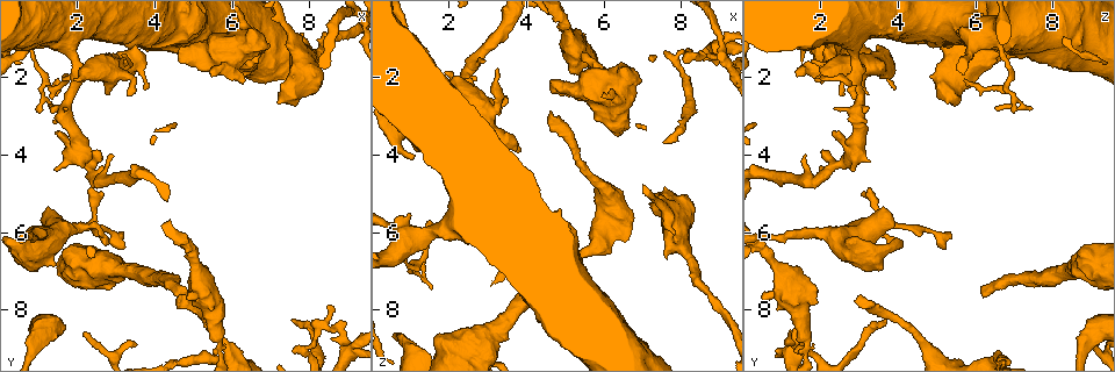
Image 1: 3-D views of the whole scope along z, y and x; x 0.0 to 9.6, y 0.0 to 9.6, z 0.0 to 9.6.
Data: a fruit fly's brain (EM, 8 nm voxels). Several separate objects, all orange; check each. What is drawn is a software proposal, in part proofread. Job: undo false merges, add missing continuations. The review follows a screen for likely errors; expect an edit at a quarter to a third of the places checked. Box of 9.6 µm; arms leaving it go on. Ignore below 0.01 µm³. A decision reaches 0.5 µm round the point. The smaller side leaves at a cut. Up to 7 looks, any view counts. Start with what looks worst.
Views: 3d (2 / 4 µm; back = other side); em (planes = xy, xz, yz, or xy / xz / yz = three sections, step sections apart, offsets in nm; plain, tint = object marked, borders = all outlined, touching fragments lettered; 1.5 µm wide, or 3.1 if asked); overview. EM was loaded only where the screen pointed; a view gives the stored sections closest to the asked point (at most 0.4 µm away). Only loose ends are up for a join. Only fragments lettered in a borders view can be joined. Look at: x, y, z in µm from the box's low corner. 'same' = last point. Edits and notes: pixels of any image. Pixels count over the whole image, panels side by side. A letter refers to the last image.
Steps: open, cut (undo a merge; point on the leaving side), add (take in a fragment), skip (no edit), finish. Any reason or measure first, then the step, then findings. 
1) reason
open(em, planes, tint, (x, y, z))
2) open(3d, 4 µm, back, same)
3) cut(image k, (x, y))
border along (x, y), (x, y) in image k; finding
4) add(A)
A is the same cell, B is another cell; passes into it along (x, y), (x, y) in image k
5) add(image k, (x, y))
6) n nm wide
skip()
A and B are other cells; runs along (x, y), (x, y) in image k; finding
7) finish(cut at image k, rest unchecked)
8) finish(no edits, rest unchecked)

branch stops here
open(em, xz, step 8, borders, (4.55, 7.80, 2.95))

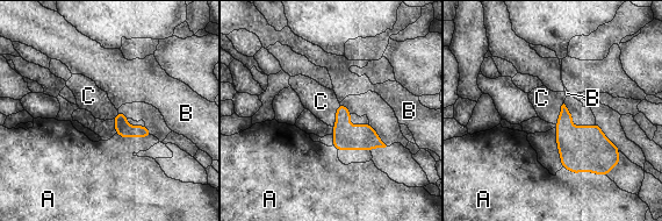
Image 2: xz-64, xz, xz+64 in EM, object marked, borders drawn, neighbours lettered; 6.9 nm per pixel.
open(em, yz, step 8, borders, same)

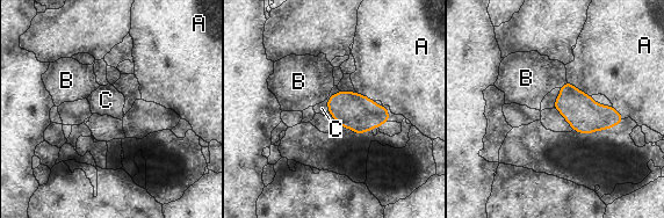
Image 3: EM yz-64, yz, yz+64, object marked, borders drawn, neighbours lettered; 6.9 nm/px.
add(C)
C is the same cell, A and B are other cells; passes into it along (358, 113), (329, 100), (322, 108) in image 3; the neuron continues

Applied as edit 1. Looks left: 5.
open(overview)

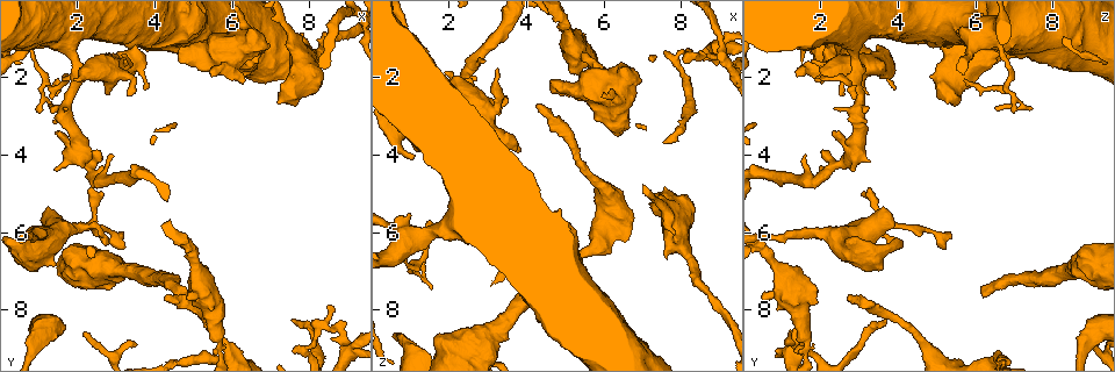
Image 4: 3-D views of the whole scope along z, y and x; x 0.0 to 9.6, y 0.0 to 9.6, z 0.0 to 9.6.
branch stops here
open(em, xz, step 8, borders, (4.80, 7.40, 6.20))

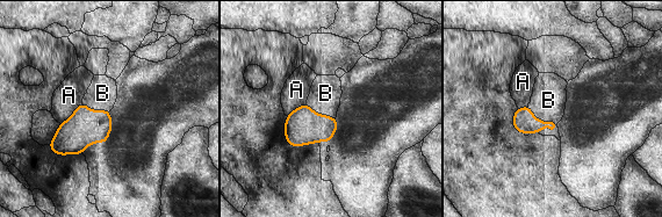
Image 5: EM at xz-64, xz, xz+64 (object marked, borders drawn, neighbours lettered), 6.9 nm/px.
B touches over 240 nm
add(B)
B is the same cell, A is another cell; passes into it along (524, 121), (539, 120), (548, 100) in image 5; it goes on there

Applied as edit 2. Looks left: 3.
branch stops here
open(em, planes, borders, (4.65, 1.55, 2.25))

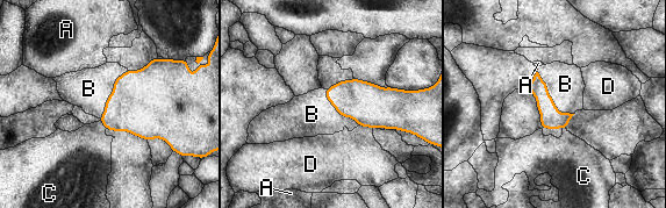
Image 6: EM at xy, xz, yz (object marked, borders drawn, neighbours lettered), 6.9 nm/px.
add(B)
B is the same cell, A, C and D are other cells; passes into it along (551, 119), (552, 99), (565, 84) in image 6; it goes on there

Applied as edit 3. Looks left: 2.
finish(add at image 3, add at image 5, add at image 6, rest unchecked)

